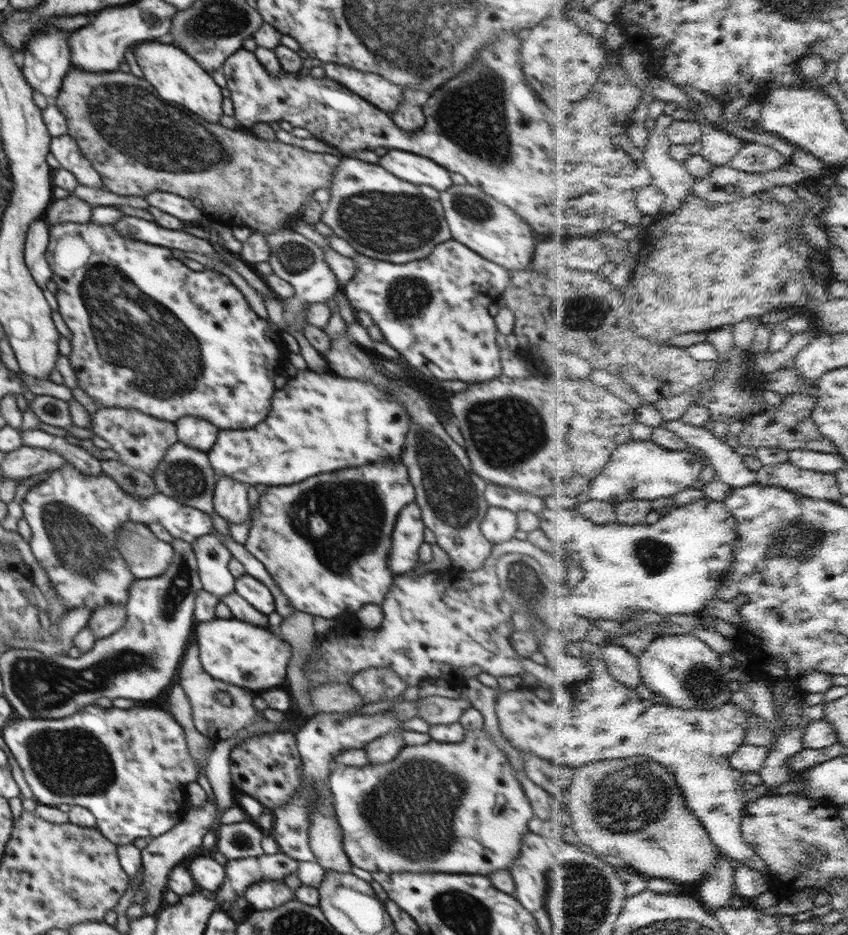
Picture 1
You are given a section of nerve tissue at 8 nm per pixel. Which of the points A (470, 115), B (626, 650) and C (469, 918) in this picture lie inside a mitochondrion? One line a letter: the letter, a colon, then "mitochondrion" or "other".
A: mitochondrion
B: other
C: mitochondrion

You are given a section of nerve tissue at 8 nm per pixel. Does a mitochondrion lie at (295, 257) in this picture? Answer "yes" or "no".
yes

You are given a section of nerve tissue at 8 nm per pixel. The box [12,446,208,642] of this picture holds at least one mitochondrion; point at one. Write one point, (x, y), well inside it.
(78, 545)

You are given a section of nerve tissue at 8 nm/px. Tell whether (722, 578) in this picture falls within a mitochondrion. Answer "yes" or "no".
no

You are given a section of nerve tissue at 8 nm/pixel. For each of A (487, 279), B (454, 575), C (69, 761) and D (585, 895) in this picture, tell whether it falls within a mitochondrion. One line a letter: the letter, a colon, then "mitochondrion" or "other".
A: other
B: other
C: mitochondrion
D: mitochondrion

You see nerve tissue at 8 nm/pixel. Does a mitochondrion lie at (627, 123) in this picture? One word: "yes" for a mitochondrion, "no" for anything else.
no

